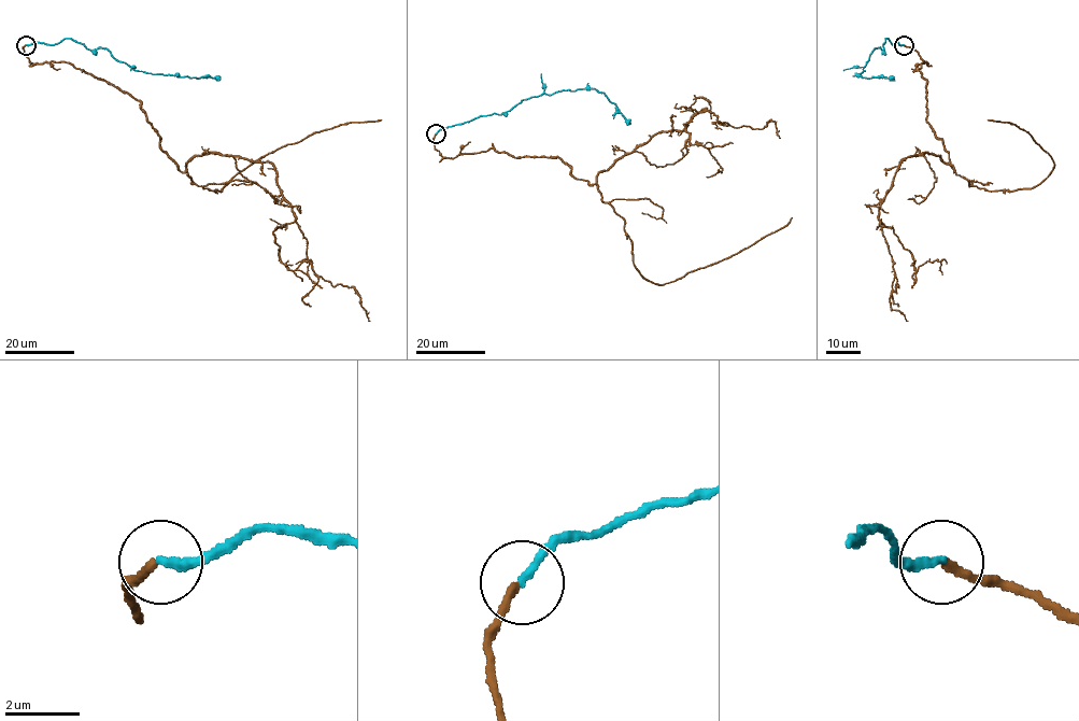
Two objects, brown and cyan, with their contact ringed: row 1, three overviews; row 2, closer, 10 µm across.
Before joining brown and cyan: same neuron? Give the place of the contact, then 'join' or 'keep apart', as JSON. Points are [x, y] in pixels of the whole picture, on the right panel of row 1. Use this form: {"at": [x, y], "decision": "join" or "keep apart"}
{"at": [904, 45], "decision": "join"}

